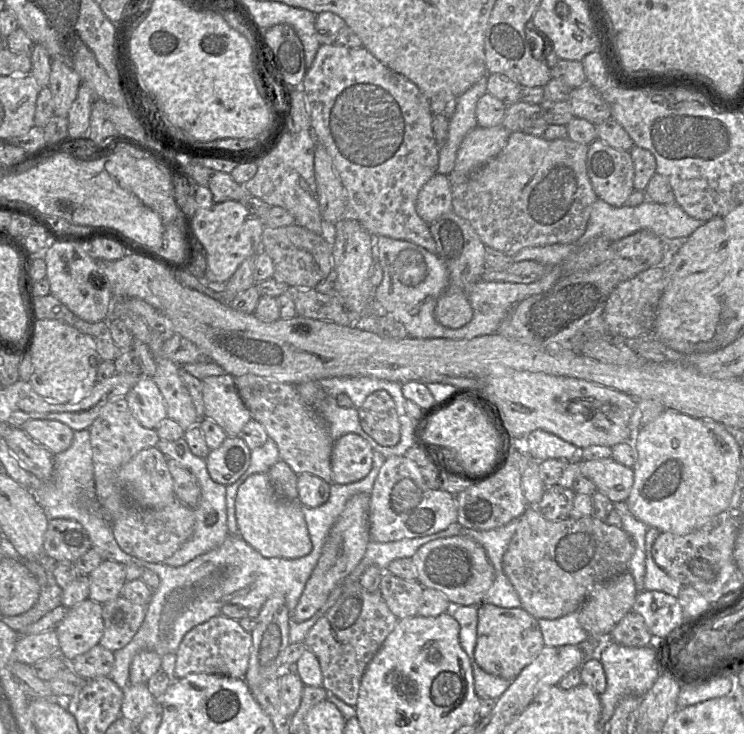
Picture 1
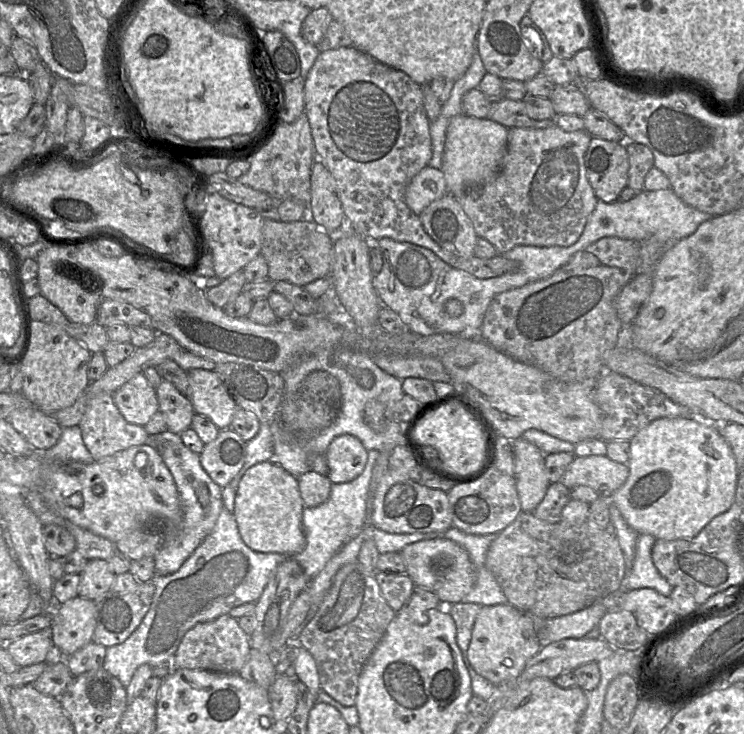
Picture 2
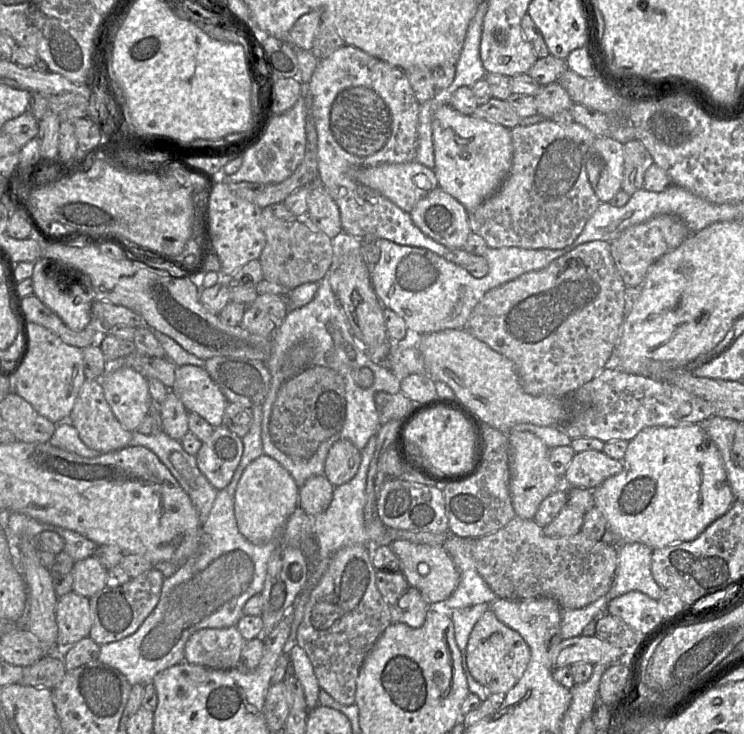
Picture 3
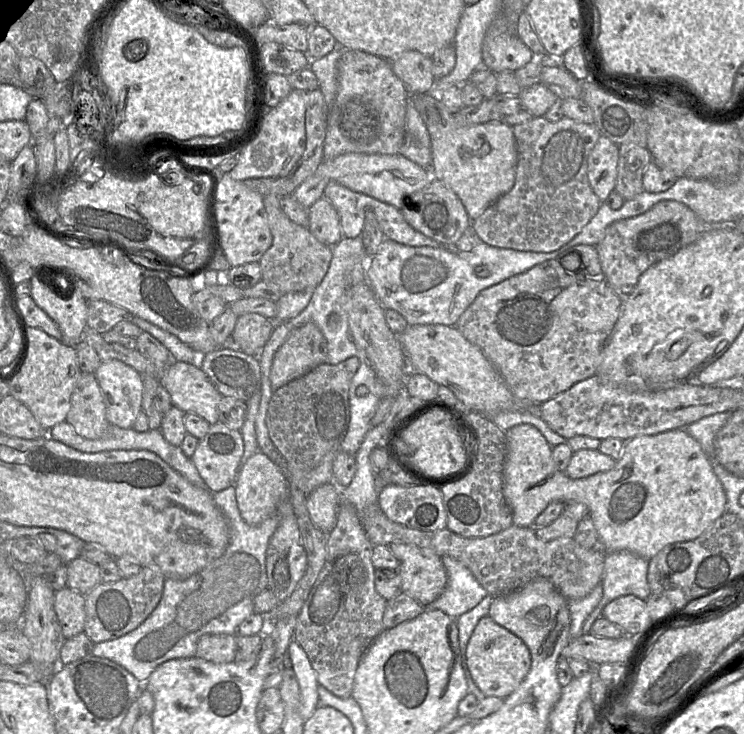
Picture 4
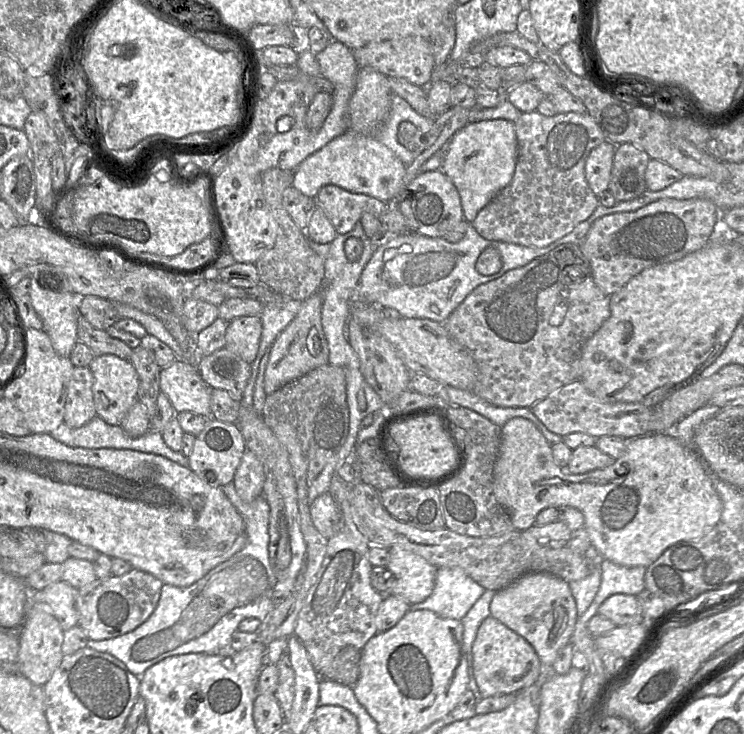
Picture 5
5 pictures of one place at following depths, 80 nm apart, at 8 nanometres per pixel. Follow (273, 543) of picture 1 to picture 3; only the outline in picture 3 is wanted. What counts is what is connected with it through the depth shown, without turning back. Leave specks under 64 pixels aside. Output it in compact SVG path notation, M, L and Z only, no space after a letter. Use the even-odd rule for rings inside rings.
M261 455L243 471L234 495L234 513L239 532L252 544L268 543L281 532L299 507L299 488L290 473L276 460Z

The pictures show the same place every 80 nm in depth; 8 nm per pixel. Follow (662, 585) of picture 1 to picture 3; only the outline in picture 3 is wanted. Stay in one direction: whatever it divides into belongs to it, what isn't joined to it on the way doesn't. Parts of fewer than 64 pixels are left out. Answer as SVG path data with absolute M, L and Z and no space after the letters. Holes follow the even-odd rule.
M639 542L620 543L617 547L618 564L612 586L606 594L612 600L630 591L639 591L658 600L662 588L651 572L652 549Z

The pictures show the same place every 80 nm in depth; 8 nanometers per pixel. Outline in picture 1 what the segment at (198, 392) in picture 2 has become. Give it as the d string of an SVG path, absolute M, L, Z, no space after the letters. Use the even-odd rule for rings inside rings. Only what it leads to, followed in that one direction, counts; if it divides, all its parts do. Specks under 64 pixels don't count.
M209 376L202 383L204 417L215 421L228 436L239 436L252 416L238 394L234 377Z

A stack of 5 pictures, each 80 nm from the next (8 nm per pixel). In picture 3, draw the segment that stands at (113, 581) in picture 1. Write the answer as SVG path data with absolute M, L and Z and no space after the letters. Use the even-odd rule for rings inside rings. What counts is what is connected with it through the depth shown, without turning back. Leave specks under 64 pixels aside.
M94 557L75 562L72 592L90 598L106 587L108 570Z

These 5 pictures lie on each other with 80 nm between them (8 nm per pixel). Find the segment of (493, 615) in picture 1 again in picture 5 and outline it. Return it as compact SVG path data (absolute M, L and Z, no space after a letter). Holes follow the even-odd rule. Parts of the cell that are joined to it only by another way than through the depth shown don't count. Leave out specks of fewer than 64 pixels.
M492 616L480 624L471 653L474 678L483 698L517 694L542 679L542 665L534 648L522 636Z

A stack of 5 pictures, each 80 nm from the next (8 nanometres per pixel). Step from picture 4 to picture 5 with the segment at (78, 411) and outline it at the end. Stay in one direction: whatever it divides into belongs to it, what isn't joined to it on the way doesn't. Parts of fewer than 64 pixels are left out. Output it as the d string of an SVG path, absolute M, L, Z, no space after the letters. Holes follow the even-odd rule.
M75 367L68 384L64 423L80 428L97 416L92 386L94 377L88 367Z

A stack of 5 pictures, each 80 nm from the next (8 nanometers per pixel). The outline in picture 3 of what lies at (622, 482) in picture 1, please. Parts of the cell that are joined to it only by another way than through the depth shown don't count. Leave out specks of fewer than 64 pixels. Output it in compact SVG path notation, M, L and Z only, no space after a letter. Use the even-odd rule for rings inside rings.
M587 450L575 454L562 477L571 488L594 490L622 470L622 460L611 458L603 451Z

